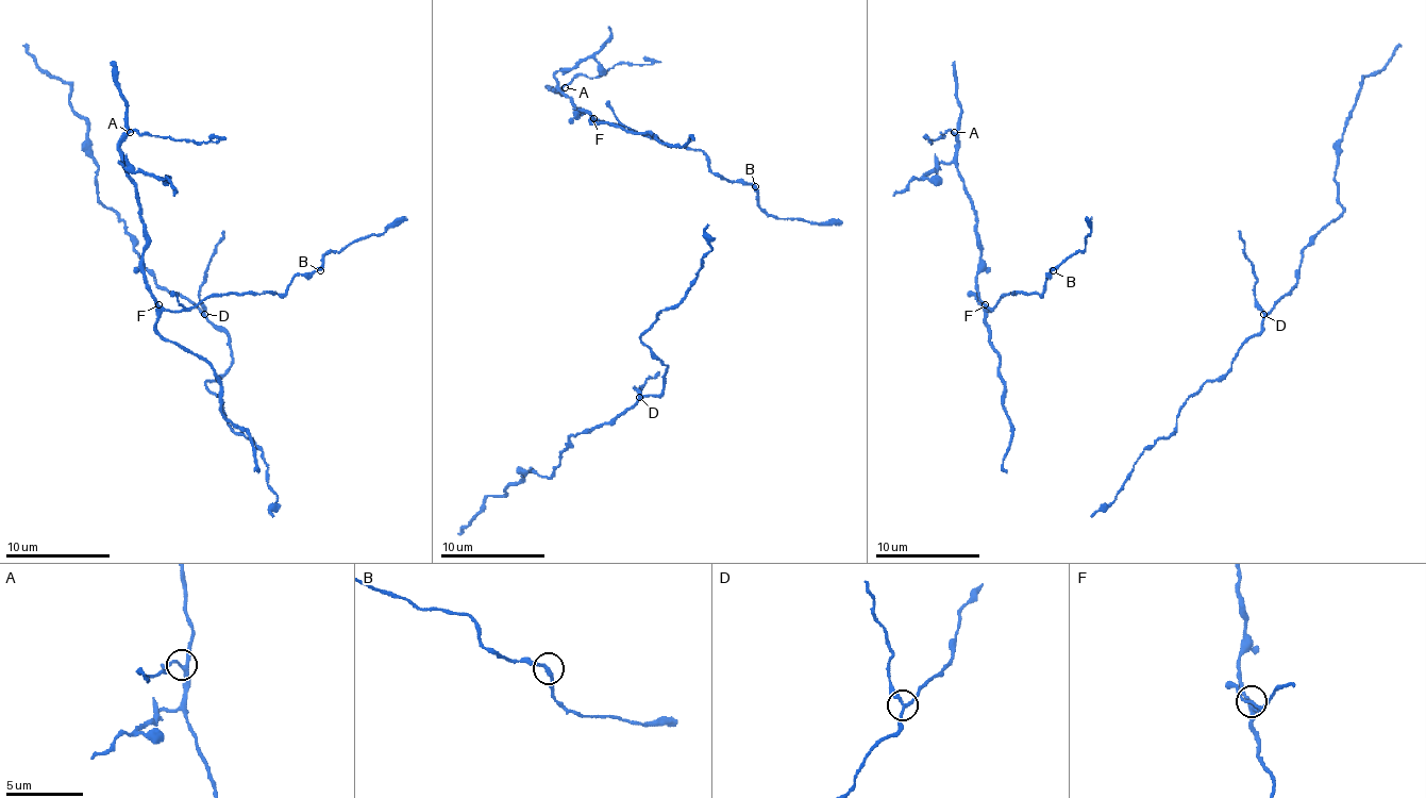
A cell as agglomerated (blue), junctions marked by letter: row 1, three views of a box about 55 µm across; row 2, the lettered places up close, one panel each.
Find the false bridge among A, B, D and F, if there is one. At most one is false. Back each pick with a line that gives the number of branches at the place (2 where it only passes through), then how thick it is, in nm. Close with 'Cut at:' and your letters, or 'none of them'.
D: Branches: 3. Thickness 200 nm
Cut at: D

